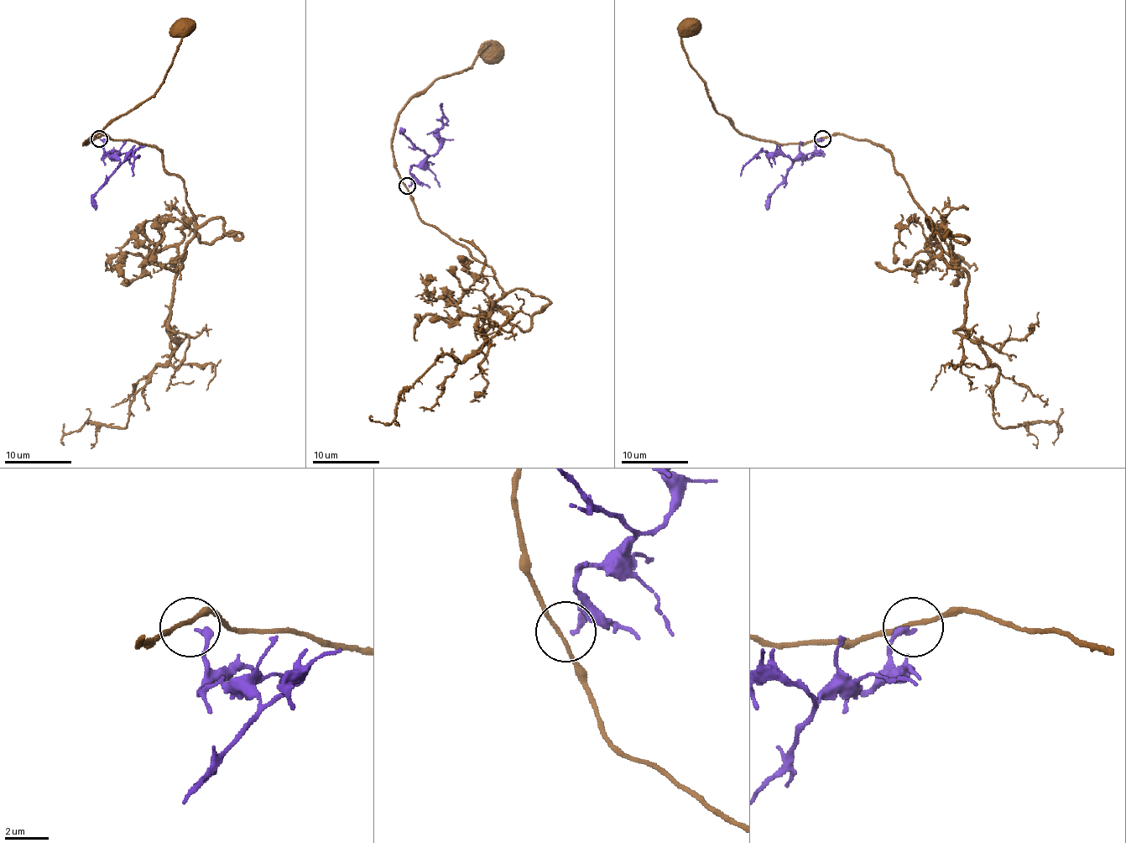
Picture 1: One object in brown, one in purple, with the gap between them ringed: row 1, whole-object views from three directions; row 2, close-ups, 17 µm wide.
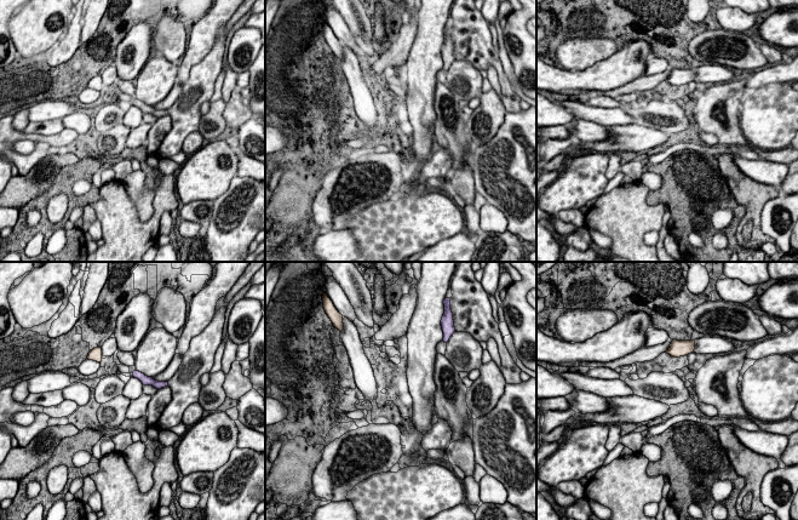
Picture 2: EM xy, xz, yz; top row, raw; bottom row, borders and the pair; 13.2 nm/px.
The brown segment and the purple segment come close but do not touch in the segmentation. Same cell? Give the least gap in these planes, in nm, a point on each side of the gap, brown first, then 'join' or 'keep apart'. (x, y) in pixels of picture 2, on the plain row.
440 nm | xy (101, 89), (132, 101) | keep apart

